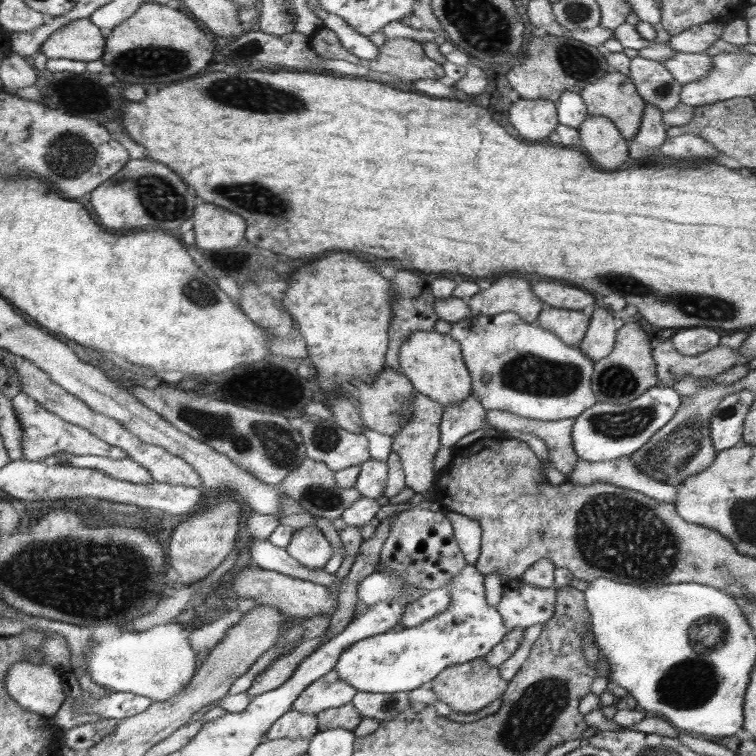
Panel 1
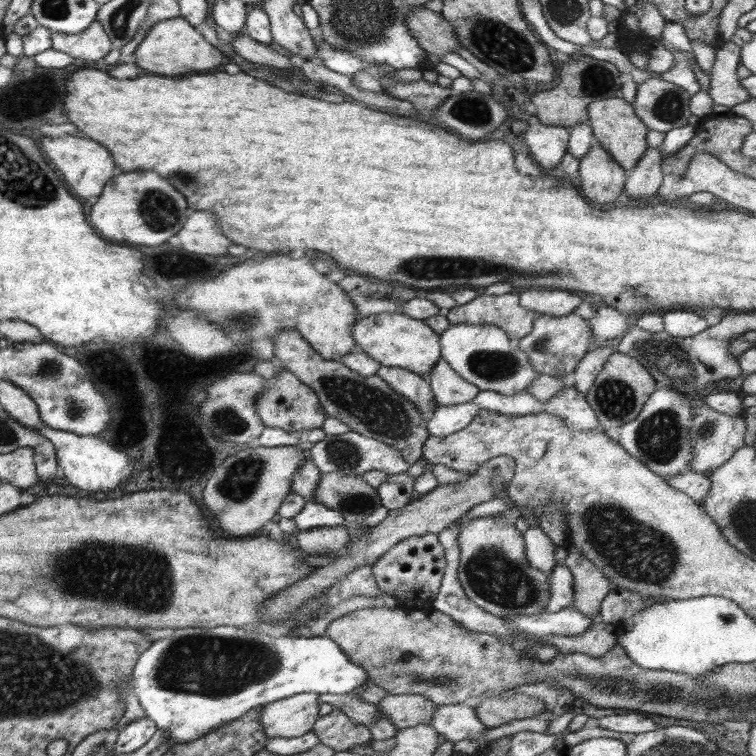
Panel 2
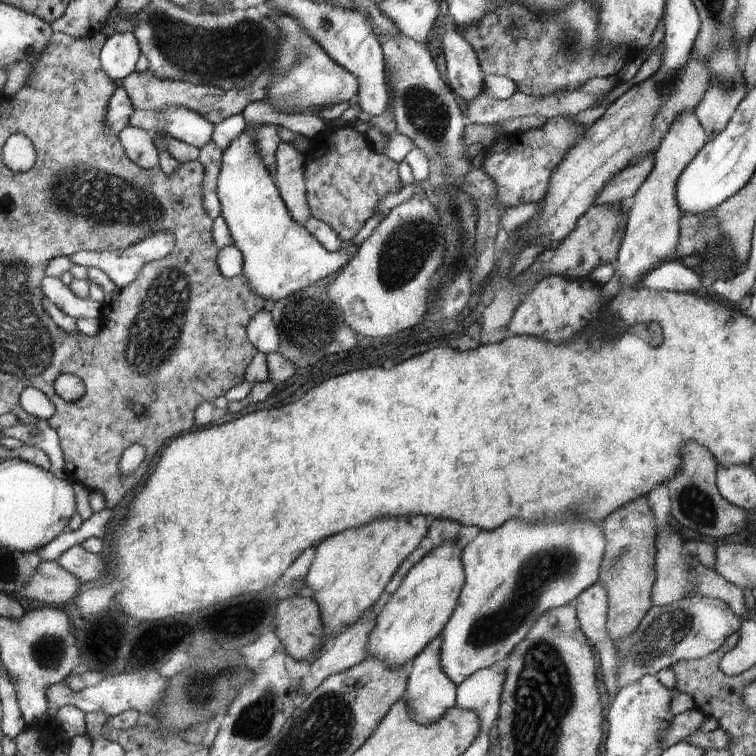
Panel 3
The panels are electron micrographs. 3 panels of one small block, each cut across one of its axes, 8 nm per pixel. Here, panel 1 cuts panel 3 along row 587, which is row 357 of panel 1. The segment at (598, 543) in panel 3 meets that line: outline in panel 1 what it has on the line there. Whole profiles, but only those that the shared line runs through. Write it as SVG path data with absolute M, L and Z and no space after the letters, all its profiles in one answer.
M516 313L469 315L460 322L452 323L449 335L460 343L462 358L472 377L472 394L487 411L508 410L530 420L562 420L577 417L597 401L590 384L595 365L592 358L579 346L567 345L558 335L524 321Z

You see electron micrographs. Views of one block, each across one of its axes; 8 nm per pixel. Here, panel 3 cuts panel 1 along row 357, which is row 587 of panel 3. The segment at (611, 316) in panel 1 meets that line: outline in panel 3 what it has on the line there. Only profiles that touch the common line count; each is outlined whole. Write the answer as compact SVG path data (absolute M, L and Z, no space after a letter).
M600 583L590 586L573 600L576 609L576 618L580 624L580 630L589 640L589 645L595 650L597 664L602 667L602 676L606 686L609 702L614 702L620 688L616 684L618 680L618 656L617 649L612 644L606 622L608 622L608 594L606 588Z

